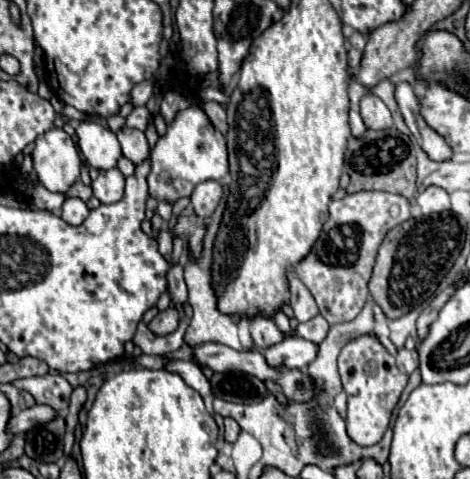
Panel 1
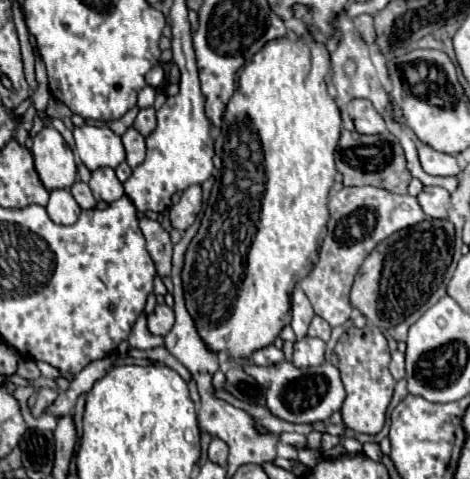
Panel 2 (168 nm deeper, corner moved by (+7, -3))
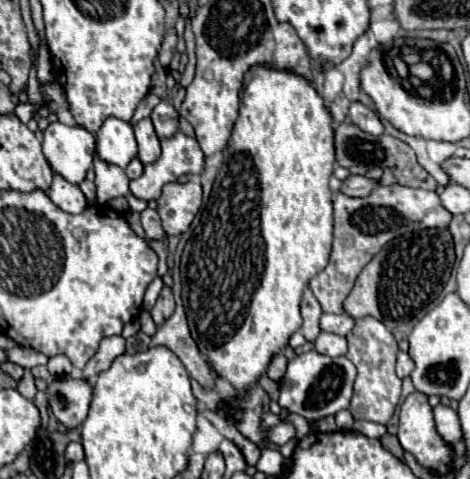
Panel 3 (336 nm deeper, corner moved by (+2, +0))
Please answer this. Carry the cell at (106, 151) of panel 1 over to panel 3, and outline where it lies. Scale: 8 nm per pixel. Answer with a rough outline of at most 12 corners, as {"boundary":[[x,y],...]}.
{"boundary":[[108,117],[96,155],[126,167],[138,153],[132,125]]}

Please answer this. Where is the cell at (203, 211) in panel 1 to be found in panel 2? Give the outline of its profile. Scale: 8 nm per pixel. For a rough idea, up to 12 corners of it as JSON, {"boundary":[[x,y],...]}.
{"boundary":[[189,186],[171,206],[173,228],[185,230],[201,210],[201,186]]}

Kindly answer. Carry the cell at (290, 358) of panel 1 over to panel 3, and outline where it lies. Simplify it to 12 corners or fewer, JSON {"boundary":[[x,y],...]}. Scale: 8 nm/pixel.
{"boundary":[[320,333],[314,341],[318,353],[330,357],[346,355],[346,339],[334,333]]}

